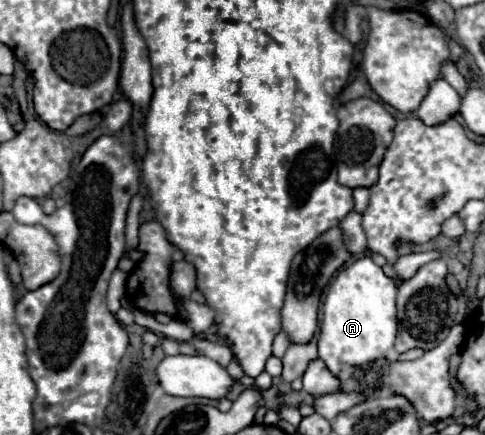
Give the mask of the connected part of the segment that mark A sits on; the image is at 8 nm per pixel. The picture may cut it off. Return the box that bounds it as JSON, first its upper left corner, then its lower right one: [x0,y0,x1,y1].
[318,257,396,373]

